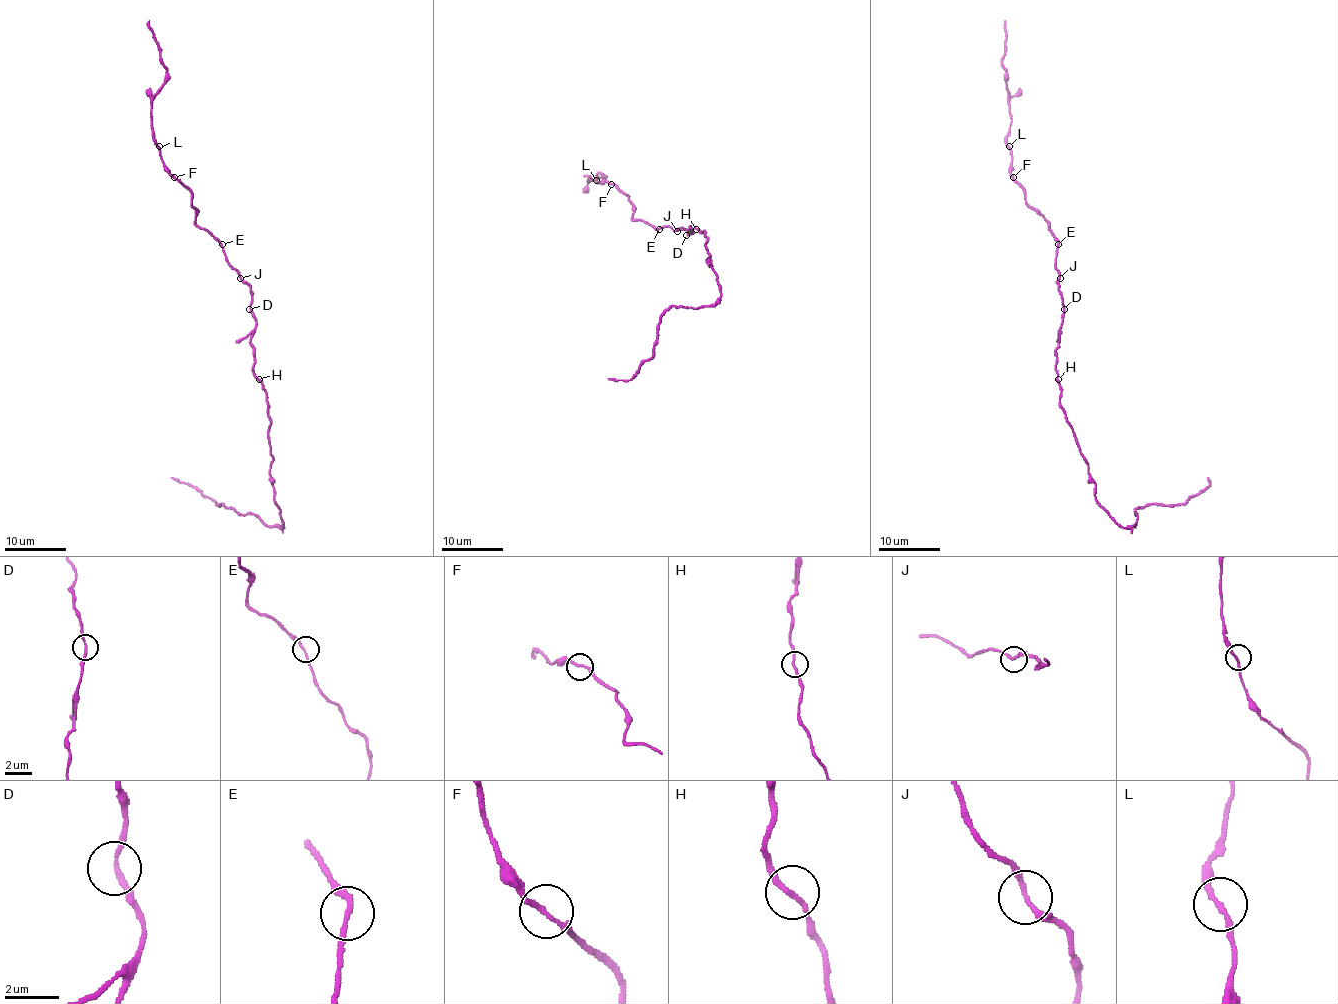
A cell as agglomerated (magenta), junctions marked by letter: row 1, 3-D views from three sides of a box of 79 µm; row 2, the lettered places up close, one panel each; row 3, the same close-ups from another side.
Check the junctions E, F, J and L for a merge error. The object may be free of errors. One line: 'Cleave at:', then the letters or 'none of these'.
Cleave at: none of these

